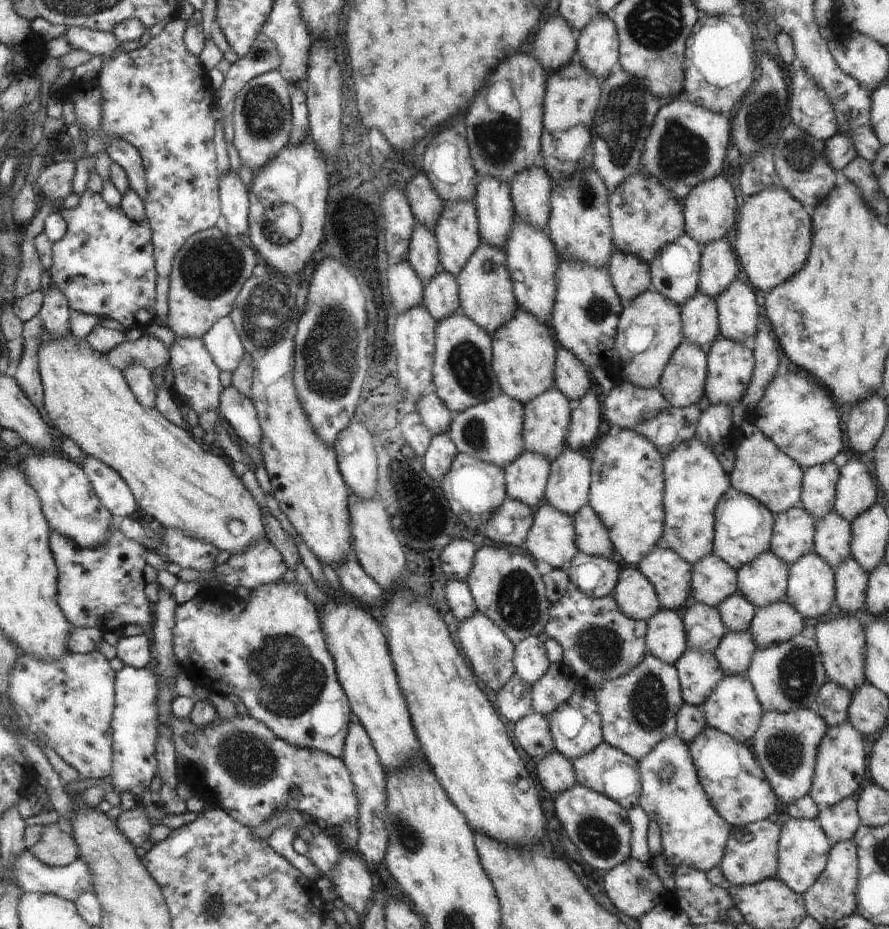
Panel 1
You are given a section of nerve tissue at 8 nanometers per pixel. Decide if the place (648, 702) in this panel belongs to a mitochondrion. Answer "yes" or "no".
yes

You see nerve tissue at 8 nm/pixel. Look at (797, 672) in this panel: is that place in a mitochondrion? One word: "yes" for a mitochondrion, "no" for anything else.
yes

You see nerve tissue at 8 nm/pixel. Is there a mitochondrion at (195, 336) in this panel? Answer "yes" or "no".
no

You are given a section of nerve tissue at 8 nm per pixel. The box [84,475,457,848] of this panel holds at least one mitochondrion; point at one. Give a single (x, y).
(287, 676)

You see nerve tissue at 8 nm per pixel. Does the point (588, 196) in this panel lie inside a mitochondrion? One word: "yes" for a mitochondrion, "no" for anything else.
yes

